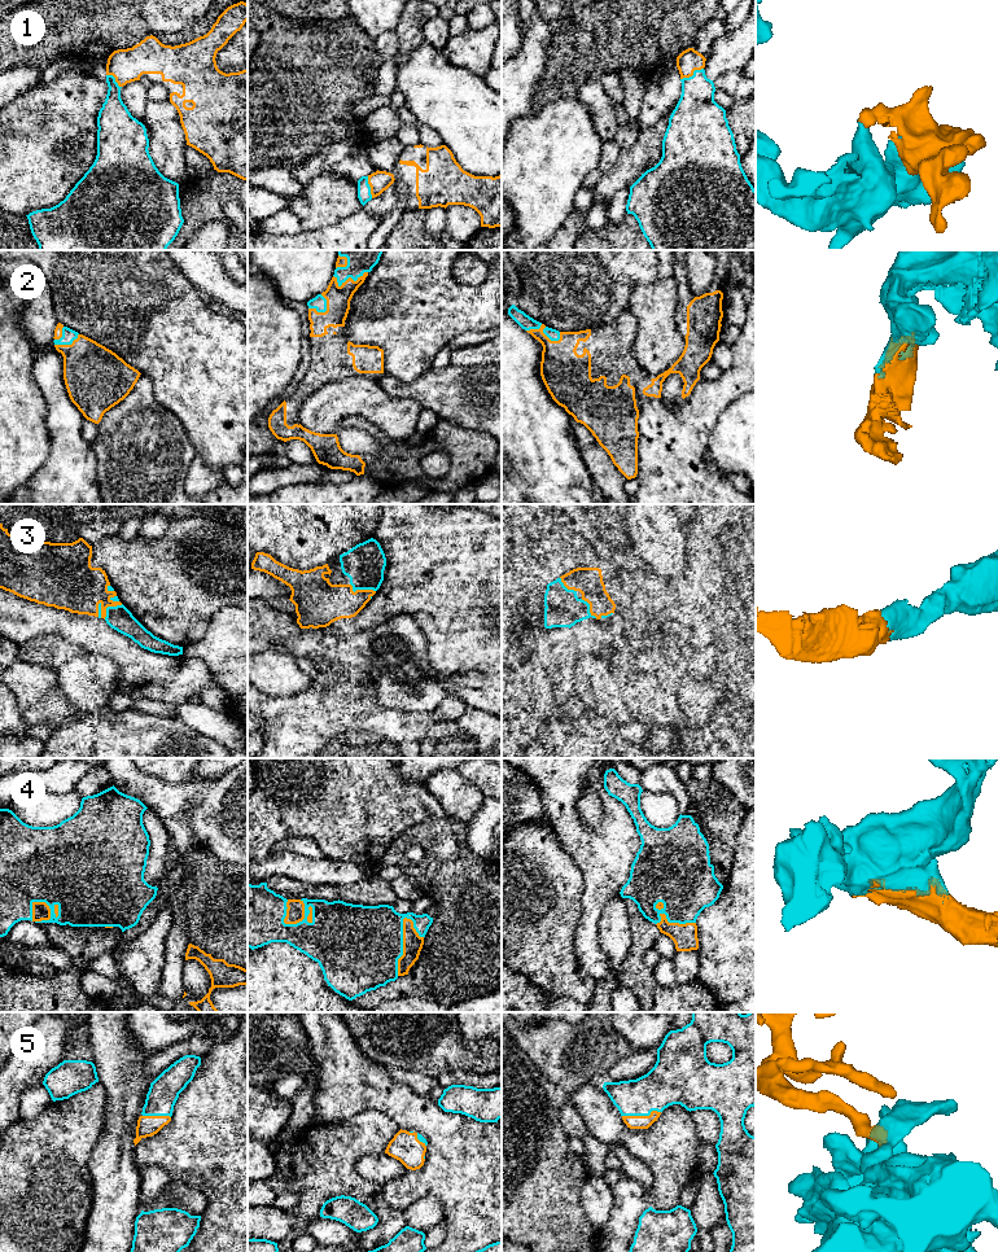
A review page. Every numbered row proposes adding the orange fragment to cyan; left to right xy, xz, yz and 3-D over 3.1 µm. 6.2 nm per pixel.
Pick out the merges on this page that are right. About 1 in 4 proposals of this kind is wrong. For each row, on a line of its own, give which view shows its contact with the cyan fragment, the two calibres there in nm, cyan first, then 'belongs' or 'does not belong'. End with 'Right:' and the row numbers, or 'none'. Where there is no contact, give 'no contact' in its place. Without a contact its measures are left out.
1: contact in yz; calibres 280 and 140 nm; belongs
2: contact in xz; calibres 220 and 150 nm; belongs
3: contact in xz; calibres 260 and 260 nm; belongs
4: contact in xz; calibres 380 and 110 nm; belongs
5: contact in yz; calibres 260 and 80 nm; belongs
Right: 1, 2, 3, 4, 5

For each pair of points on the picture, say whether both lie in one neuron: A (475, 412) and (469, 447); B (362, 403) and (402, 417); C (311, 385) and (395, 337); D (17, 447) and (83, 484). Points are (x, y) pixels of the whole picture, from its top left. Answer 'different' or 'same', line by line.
A: different
B: same
C: different
D: different

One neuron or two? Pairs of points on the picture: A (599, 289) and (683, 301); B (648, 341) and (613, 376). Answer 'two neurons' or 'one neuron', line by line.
A: two neurons
B: two neurons

